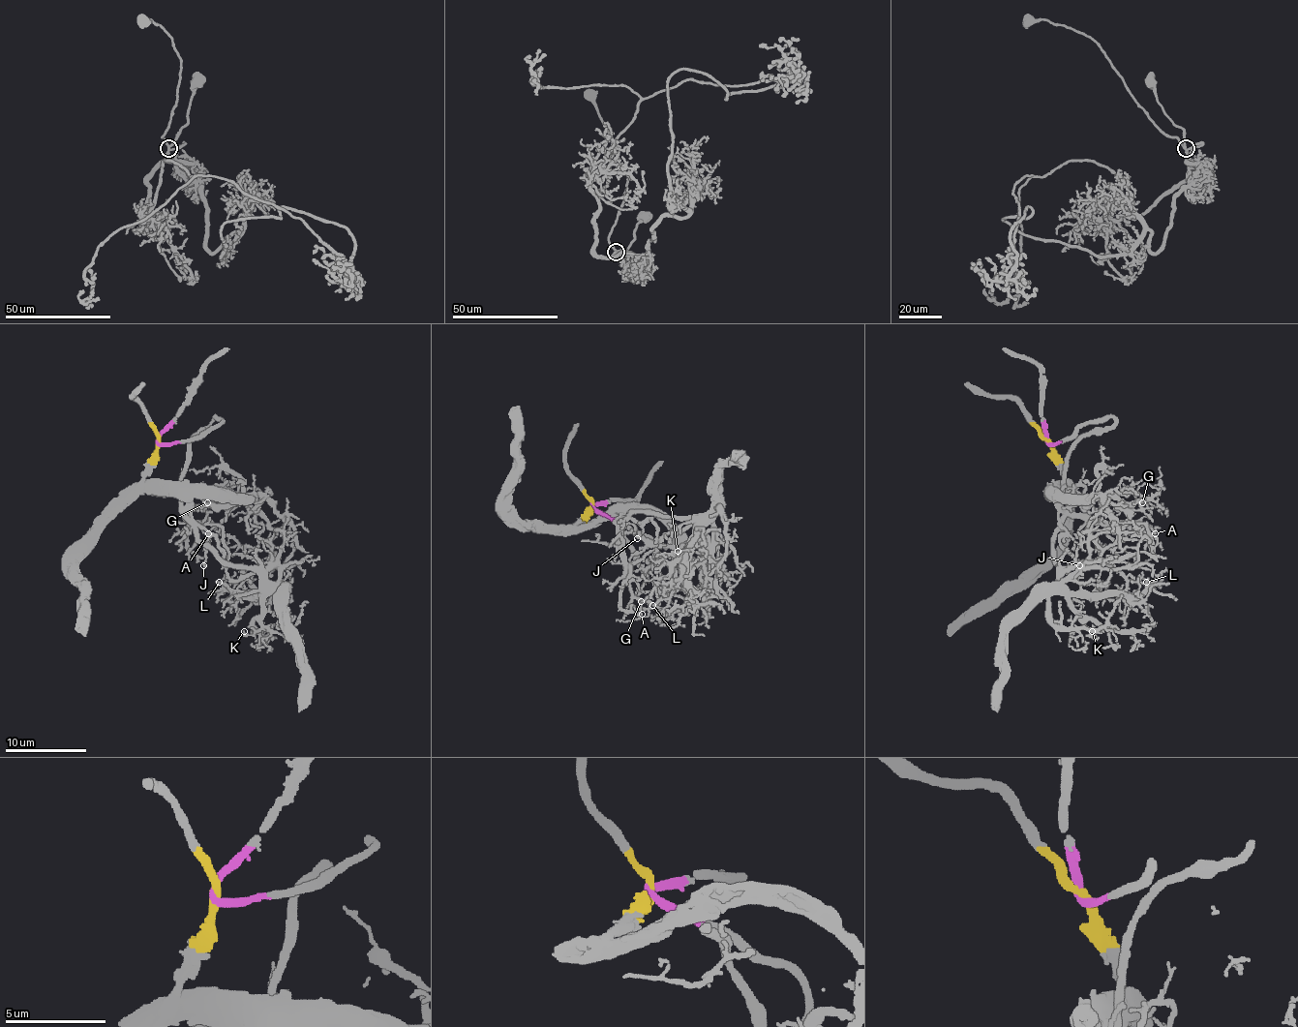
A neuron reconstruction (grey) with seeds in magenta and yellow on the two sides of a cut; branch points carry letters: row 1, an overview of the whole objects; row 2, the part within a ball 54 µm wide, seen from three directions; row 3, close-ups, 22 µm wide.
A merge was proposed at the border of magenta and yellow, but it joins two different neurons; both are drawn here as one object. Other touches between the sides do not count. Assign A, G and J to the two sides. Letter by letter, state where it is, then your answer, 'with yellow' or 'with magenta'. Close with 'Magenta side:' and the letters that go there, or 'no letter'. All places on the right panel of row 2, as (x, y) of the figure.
A: place (1155, 533); with yellow
G: place (1142, 502); with yellow
J: place (1079, 565); with yellow
Magenta side: no letter

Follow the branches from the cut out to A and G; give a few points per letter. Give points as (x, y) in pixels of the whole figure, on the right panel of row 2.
A: (1048, 441), (1051, 460), (1065, 478), (1057, 497), (1059, 502), (1079, 515), (1140, 523), (1155, 533)
G: (1048, 441), (1051, 460), (1067, 480), (1057, 500), (1063, 506), (1125, 495), (1149, 498), (1143, 502)

